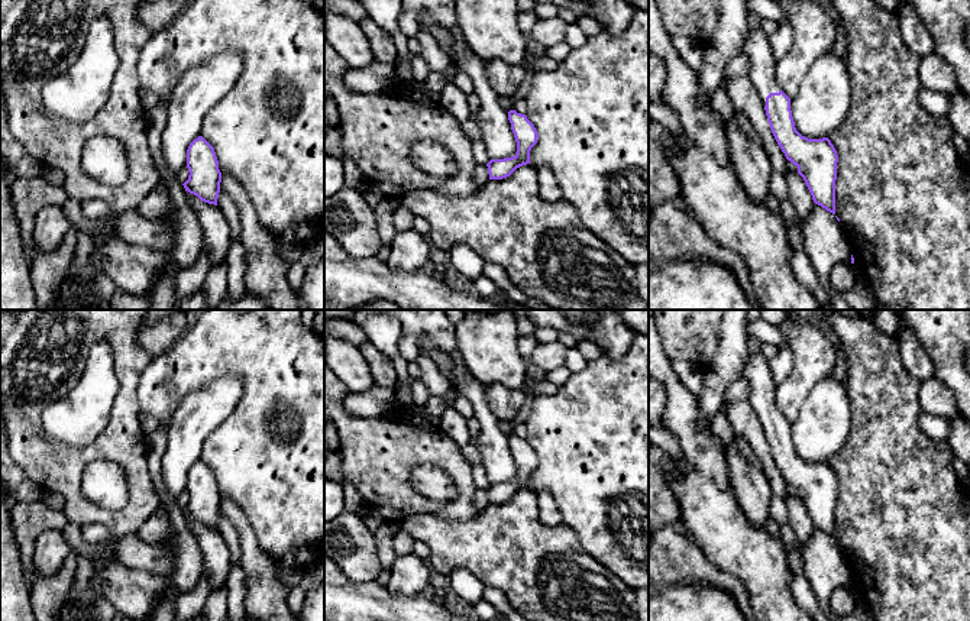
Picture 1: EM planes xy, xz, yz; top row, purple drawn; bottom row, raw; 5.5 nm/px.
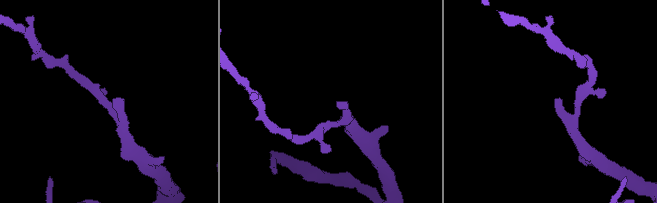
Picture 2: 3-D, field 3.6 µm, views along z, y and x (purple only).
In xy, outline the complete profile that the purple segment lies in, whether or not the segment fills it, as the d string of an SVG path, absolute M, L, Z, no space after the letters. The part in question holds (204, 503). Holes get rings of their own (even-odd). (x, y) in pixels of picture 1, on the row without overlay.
M203 462L194 463L187 473L188 504L182 508L185 515L201 525L217 530L222 497L214 472Z

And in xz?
M510 434L508 444L517 466L517 478L511 482L491 483L486 488L489 504L507 502L517 492L530 488L530 475L537 468L537 455L526 439Z

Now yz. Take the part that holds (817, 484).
M757 339L747 340L748 362L743 372L750 384L747 401L760 420L777 469L786 483L798 491L814 527L835 538L837 475L828 462L808 463L796 455L790 423L776 405L776 386L760 346Z

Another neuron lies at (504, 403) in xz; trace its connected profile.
M499 384L484 385L484 395L489 411L502 421L517 423L517 415L524 404L526 391L510 389Z

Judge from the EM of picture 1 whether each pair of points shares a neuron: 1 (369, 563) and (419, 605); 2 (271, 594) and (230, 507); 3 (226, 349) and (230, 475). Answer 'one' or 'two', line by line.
1: two
2: one
3: one

